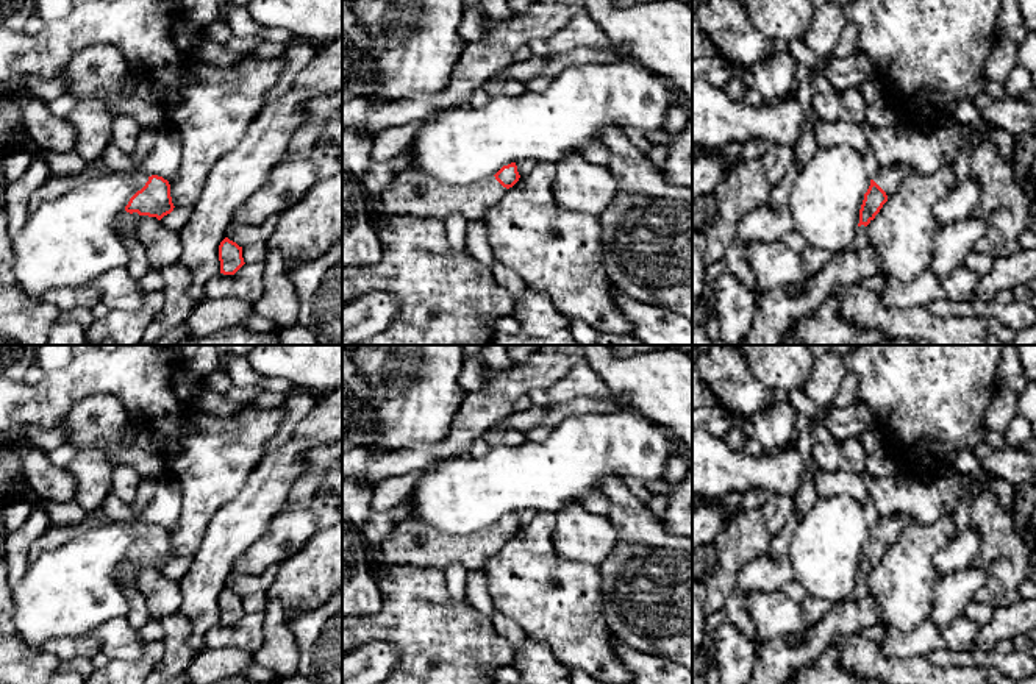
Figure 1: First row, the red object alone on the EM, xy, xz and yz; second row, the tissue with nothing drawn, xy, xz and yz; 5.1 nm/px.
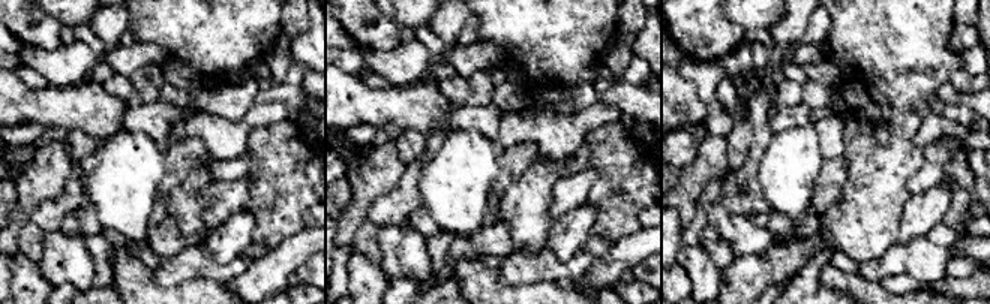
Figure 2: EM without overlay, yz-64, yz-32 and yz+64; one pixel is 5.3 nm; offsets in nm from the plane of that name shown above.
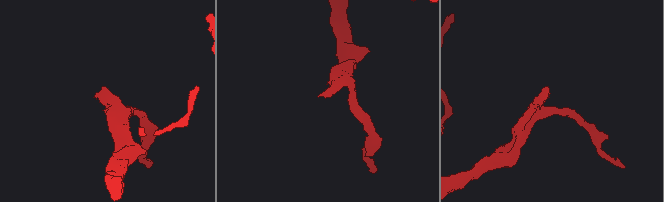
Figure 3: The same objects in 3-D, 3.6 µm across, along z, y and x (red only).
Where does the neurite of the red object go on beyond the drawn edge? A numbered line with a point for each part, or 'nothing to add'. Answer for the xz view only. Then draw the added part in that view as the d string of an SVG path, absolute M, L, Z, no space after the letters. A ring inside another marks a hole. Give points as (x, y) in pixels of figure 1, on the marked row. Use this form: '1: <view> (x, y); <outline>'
1: xz (410, 194); M402 167L394 170L391 184L377 200L384 217L413 216L444 222L452 214L461 214L467 222L475 222L484 220L486 209L498 203L506 191L494 175L466 187L452 187Z

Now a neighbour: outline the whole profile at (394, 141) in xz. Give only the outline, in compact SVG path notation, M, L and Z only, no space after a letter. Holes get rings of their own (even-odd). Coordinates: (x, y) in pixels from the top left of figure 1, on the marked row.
M434 111L422 120L414 120L402 126L389 126L373 134L370 150L372 162L389 162L392 158L408 153L419 130L441 114L442 111Z

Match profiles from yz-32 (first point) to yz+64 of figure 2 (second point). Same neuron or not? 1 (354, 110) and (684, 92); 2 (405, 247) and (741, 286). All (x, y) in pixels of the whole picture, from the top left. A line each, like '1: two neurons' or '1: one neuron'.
1: one neuron
2: two neurons

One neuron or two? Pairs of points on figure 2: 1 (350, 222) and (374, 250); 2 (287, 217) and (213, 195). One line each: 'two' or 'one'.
1: two
2: two

